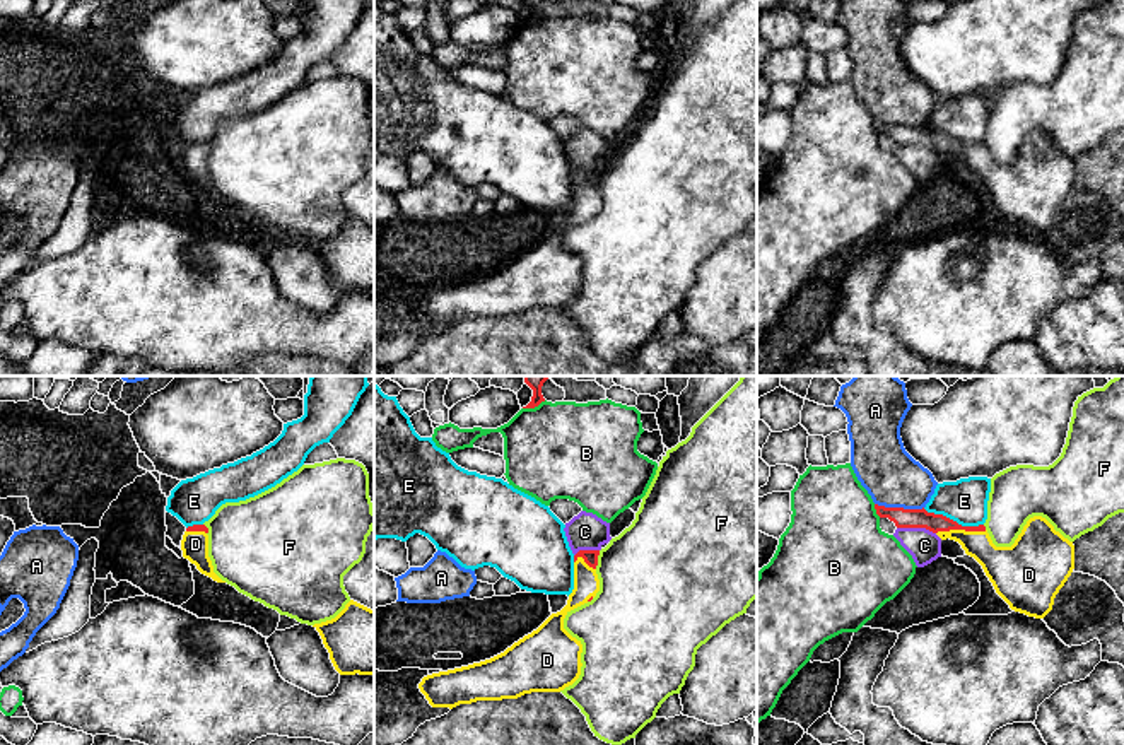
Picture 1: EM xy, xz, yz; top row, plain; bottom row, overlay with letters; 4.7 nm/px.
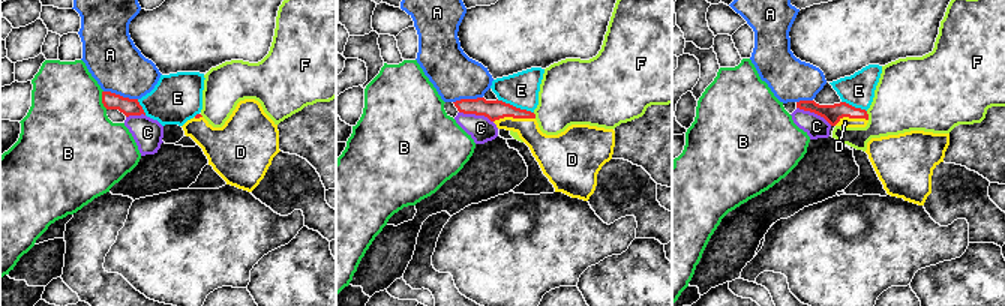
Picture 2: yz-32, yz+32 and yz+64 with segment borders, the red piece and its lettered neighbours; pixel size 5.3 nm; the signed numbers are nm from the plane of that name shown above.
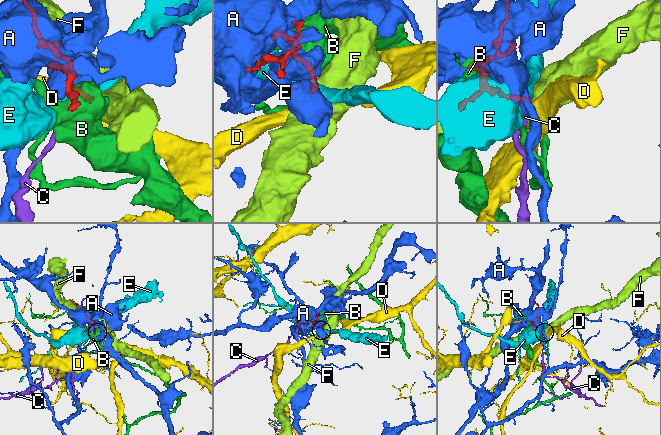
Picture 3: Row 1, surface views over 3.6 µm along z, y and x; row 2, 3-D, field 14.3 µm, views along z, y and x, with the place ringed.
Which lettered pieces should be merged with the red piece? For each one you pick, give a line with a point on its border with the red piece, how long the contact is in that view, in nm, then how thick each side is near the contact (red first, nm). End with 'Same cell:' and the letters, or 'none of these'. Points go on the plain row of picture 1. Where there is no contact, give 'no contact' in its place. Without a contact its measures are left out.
D: meets red in yz at (960, 146); contact 240 nm long; 100 nm thick on the red side, 160 nm on the other
Same cell: D

